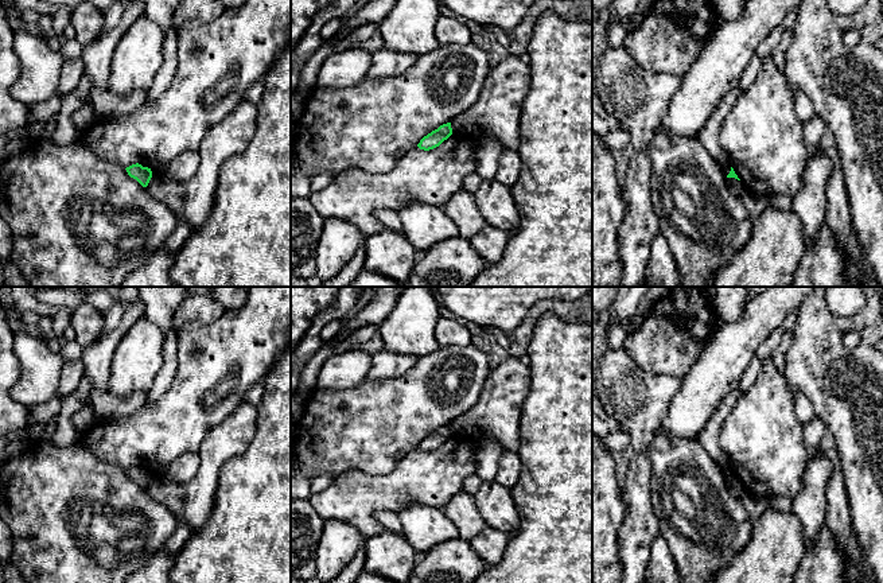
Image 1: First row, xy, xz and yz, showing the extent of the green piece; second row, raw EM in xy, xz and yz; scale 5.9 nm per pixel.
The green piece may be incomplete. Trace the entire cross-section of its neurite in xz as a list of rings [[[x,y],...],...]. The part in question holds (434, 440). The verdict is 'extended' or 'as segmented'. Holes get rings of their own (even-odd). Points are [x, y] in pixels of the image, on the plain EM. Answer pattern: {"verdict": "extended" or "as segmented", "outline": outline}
{"verdict": "as segmented", "outline": [[[451,424],[443,425],[437,431],[424,438],[417,446],[417,448],[424,452],[433,451],[439,448],[444,442],[447,442],[451,436],[452,436]]]}

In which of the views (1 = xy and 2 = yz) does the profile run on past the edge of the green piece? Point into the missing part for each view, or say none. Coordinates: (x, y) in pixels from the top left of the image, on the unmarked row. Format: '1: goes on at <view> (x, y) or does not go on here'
1: does not go on here
2: does not go on here

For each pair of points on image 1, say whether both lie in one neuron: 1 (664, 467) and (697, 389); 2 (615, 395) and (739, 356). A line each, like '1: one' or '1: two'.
1: two
2: two

